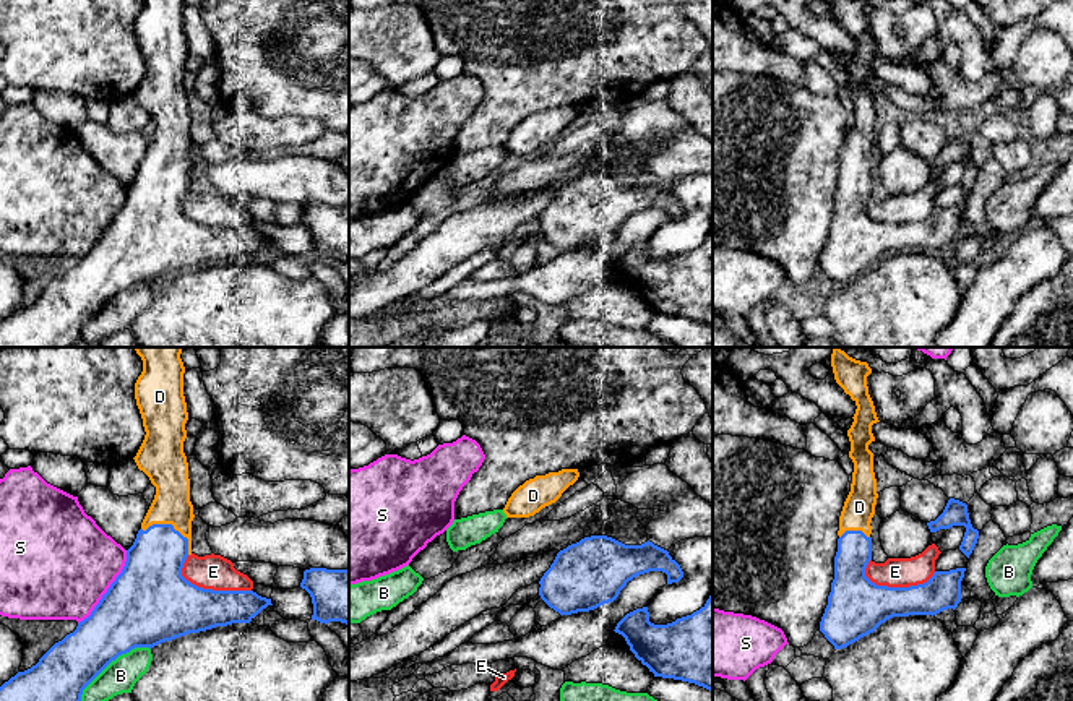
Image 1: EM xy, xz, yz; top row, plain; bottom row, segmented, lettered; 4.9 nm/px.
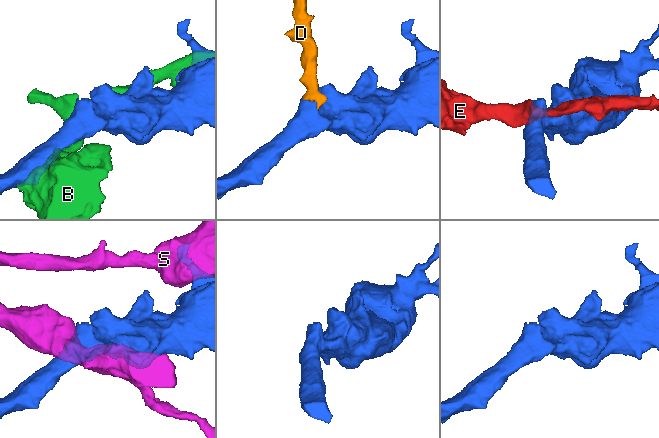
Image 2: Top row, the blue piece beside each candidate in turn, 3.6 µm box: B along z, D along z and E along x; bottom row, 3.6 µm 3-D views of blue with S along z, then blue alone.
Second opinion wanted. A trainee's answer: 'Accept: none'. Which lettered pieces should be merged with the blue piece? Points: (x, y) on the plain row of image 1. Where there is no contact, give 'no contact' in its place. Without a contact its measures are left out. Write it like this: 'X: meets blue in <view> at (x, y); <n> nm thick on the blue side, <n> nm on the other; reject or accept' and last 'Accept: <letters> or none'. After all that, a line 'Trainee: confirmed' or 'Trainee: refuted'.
B: meets blue in xy at (111, 297); 320 nm thick on the blue side, 160 nm on the other; reject
D: meets blue in xy at (172, 163); 280 nm thick on the blue side, 190 nm on the other; accept
E: meets blue in xy at (211, 226); 340 nm thick on the blue side, 180 nm on the other; reject
S: meets blue in xy at (109, 224); 420 nm thick on the blue side, 480 nm on the other; reject
Accept: D
Trainee: refuted

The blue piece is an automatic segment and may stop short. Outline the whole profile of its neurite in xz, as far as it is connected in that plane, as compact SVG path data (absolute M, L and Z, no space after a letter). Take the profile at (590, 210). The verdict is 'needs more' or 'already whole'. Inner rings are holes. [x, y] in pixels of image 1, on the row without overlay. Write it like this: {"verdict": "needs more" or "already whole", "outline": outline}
{"verdict": "already whole", "outline": "M591 172L557 190L539 217L539 232L560 252L589 248L614 239L628 217L649 208L666 209L667 221L683 214L669 188L649 177L625 182L607 172Z"}

